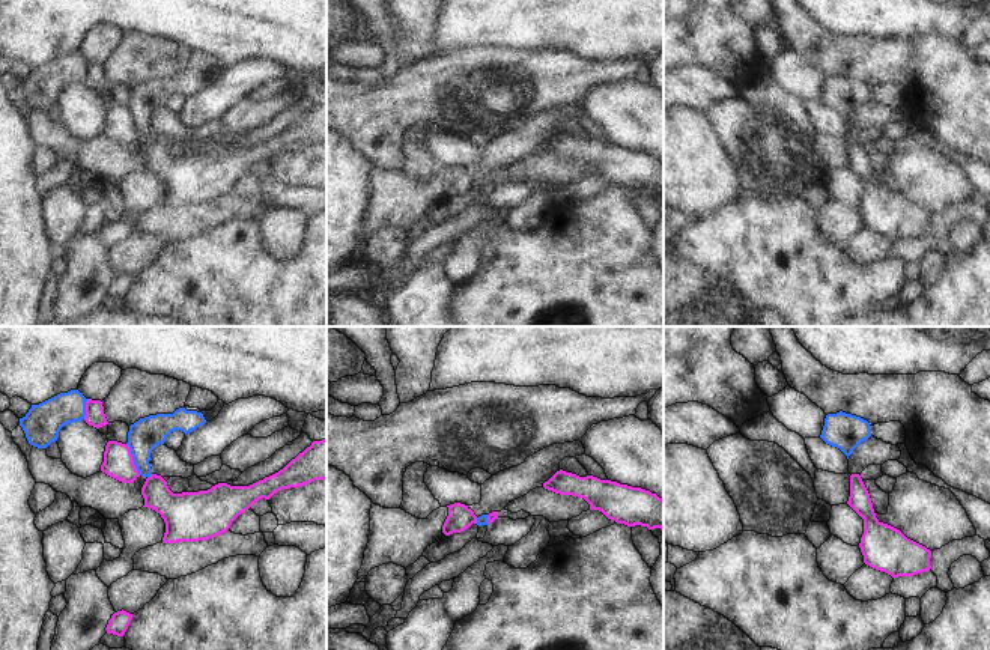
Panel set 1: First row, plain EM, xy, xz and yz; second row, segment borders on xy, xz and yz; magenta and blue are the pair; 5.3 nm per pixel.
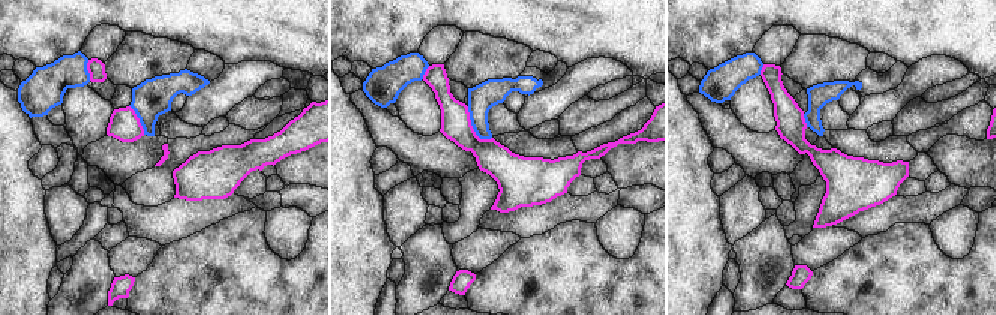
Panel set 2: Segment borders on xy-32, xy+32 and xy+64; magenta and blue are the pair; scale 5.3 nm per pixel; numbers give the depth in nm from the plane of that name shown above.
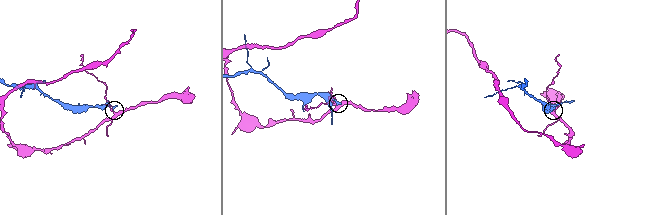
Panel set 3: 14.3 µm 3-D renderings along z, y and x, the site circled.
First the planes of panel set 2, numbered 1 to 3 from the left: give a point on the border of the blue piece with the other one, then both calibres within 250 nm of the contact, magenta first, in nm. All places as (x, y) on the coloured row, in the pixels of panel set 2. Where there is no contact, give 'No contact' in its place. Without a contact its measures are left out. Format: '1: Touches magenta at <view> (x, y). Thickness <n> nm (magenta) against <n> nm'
1: Touches magenta at xy-32 (138, 120). Thickness 160 nm (magenta) against 200 nm
2: Touches magenta at xy+32 (471, 128). Thickness 170 nm (magenta) against 150 nm
3: Touches magenta at xy+64 (804, 120). Thickness 160 nm (magenta) against 120 nm

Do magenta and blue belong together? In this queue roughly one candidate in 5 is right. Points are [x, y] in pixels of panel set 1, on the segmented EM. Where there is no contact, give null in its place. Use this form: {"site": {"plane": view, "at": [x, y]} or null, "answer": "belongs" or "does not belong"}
{"site": {"plane": "xy", "at": [131, 459]}, "answer": "does not belong"}

